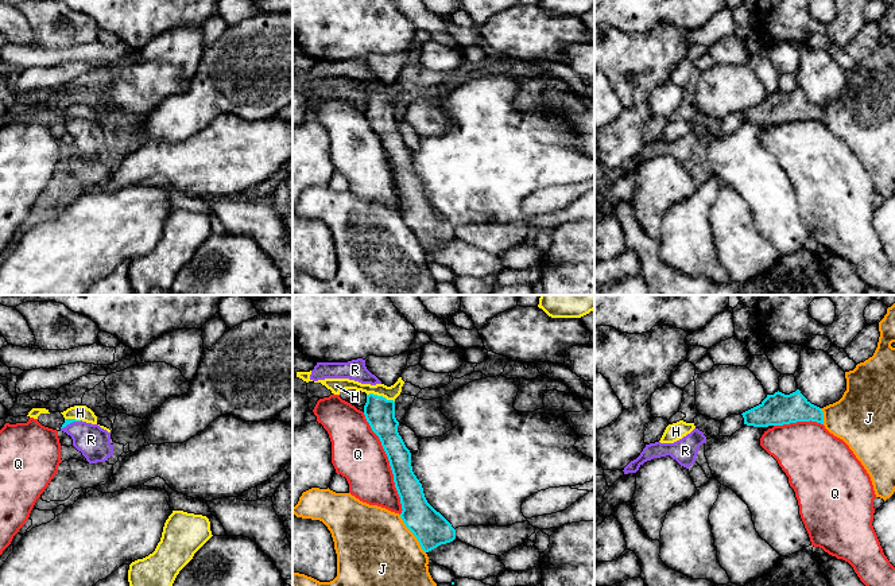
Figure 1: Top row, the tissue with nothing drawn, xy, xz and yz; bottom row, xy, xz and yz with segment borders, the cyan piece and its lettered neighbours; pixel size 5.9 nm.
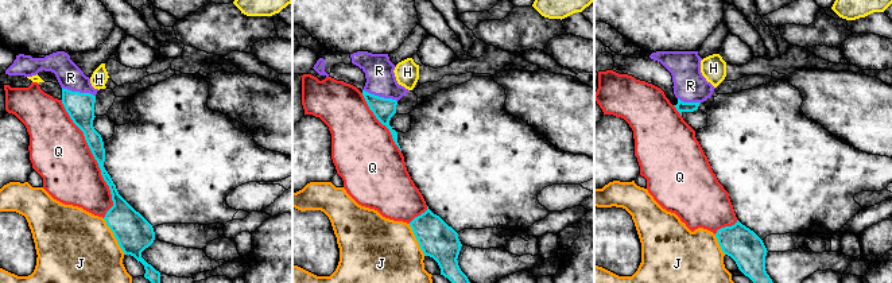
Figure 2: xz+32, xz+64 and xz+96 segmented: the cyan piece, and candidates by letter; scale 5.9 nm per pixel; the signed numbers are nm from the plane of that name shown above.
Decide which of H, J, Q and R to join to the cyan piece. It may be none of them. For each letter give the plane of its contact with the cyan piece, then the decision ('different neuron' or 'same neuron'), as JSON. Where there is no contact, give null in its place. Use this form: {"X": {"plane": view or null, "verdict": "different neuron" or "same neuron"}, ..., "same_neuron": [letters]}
{"H": {"plane": "xz", "verdict": "different neuron"}, "J": {"plane": "xz", "verdict": "different neuron"}, "Q": {"plane": "xz", "verdict": "different neuron"}, "R": {"plane": "xy", "verdict": "same neuron"}, "same_neuron": ["R"]}

